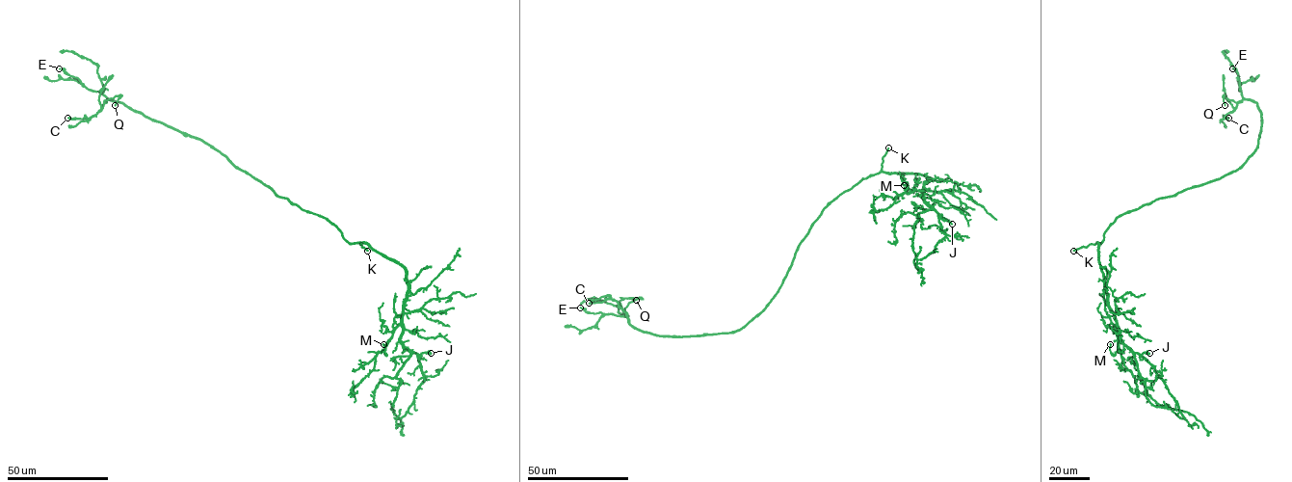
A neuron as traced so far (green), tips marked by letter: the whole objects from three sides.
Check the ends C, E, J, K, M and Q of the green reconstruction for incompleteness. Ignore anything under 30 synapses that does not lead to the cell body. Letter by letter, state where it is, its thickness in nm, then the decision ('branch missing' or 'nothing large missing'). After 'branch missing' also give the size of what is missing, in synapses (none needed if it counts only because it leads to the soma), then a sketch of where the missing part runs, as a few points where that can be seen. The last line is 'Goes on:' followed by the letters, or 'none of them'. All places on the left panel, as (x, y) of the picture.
C: place (67, 118); calibre 420 nm; nothing large missing
E: place (59, 68); calibre 140 nm; nothing large missing
J: place (431, 353); calibre 150 nm; nothing large missing
K: place (367, 251); calibre 220 nm; branch missing; course (367, 251), (367, 255), (355, 262)
M: place (383, 344); calibre 160 nm; nothing large missing
Q: place (115, 105); calibre 140 nm; nothing large missing
Goes on: K

